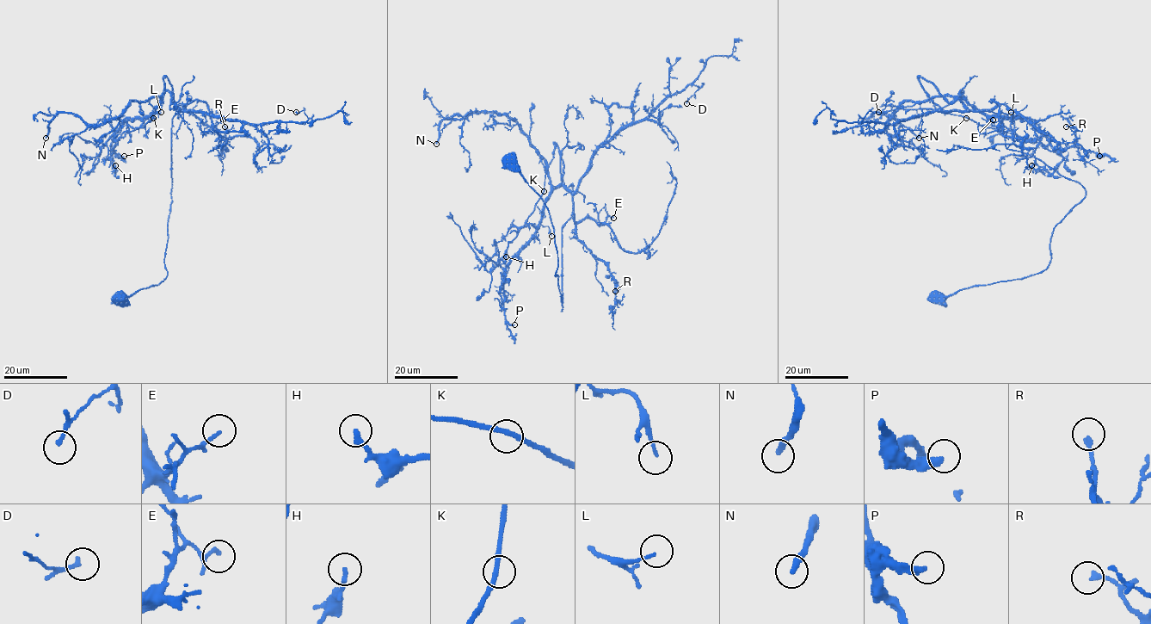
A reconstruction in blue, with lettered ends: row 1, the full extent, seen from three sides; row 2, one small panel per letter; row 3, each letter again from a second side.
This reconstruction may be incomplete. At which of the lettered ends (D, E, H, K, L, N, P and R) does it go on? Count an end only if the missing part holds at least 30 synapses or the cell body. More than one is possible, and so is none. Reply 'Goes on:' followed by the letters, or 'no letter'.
Goes on: N

